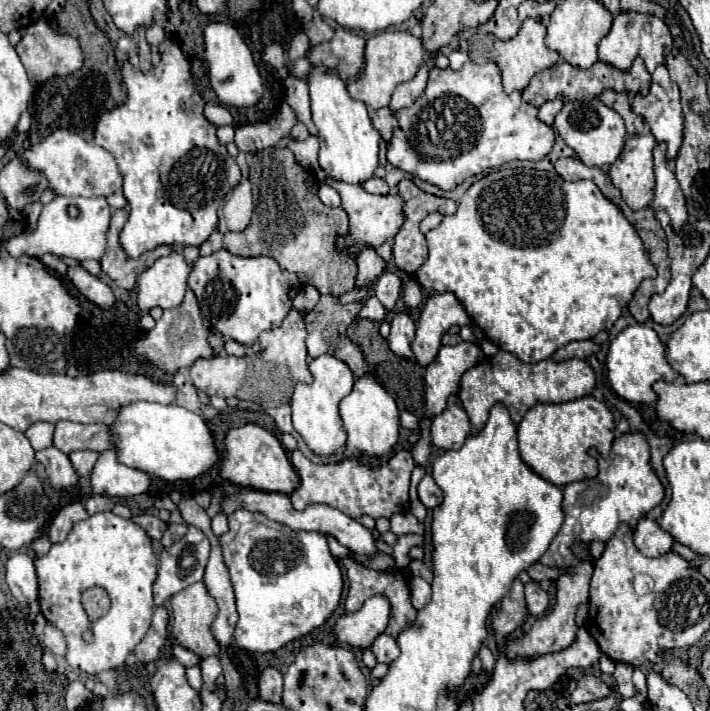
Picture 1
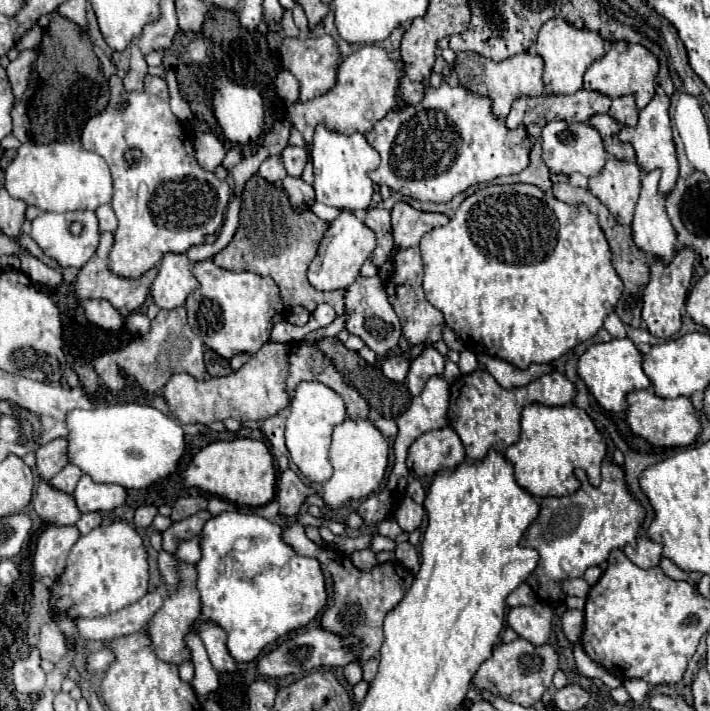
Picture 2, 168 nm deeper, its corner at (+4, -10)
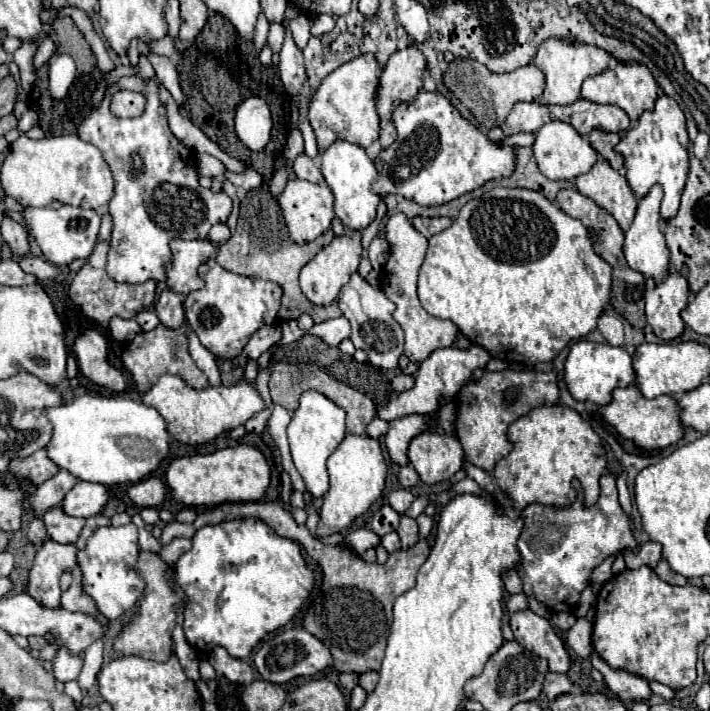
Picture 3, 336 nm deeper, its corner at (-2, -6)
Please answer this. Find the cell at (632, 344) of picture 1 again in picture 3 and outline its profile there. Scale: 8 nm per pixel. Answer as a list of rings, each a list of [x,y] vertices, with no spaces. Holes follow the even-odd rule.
[[[579,340],[571,346],[565,362],[565,382],[575,400],[595,402],[599,406],[609,404],[615,388],[627,388],[635,384],[637,376],[633,372],[633,356],[623,346],[599,344],[589,340]]]

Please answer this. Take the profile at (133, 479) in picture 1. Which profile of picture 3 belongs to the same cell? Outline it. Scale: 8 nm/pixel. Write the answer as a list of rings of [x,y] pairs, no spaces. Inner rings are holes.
[[[81,480],[67,492],[61,506],[71,516],[91,518],[105,508],[109,498],[111,498],[111,490],[107,486]]]

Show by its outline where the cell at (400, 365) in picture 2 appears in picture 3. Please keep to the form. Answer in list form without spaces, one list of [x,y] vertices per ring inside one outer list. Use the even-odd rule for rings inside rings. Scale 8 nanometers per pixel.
[[[399,372],[399,374],[391,380],[391,386],[393,386],[395,392],[405,392],[405,390],[413,388],[413,376]]]

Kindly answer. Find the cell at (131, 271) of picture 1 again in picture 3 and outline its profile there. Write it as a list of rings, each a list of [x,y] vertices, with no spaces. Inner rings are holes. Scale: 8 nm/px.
[[[99,240],[93,254],[85,260],[83,268],[77,272],[77,276],[73,278],[71,288],[69,288],[71,300],[75,304],[79,304],[83,308],[83,312],[89,318],[97,320],[101,326],[107,326],[113,316],[133,318],[137,312],[141,312],[141,308],[149,308],[155,302],[155,288],[157,288],[155,280],[147,280],[143,284],[119,284],[113,278],[109,278],[109,274],[105,272],[107,252],[109,252],[109,242]],[[135,308],[139,308],[139,310],[135,310]]]

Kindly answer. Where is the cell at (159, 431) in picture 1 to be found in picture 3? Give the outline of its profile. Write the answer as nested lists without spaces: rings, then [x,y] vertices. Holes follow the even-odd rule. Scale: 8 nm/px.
[[[79,396],[63,406],[49,408],[47,418],[53,424],[53,438],[47,446],[49,458],[59,466],[69,470],[79,480],[99,482],[105,486],[111,484],[135,484],[145,480],[151,472],[155,472],[165,456],[169,456],[169,428],[165,418],[143,402],[123,398],[123,396]]]

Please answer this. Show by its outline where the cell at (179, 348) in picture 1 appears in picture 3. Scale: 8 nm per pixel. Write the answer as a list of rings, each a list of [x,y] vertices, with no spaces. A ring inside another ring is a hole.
[[[183,322],[179,328],[167,328],[159,324],[151,332],[139,332],[129,348],[123,352],[123,366],[133,374],[137,392],[145,394],[163,374],[179,374],[183,380],[193,388],[207,388],[209,380],[207,376],[197,368],[189,354],[189,340],[187,340],[187,322]]]

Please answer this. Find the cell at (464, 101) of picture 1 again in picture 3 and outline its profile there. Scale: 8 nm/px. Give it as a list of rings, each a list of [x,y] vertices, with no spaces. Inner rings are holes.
[[[421,88],[413,102],[405,102],[393,112],[393,120],[397,126],[397,140],[389,148],[381,150],[375,160],[379,178],[373,184],[373,192],[377,192],[379,196],[401,194],[409,200],[415,200],[417,204],[435,206],[435,204],[451,202],[461,194],[483,186],[489,180],[497,180],[513,174],[515,148],[505,146],[503,140],[491,140],[483,130],[479,130],[475,124],[463,118],[461,112],[439,92],[427,92]]]

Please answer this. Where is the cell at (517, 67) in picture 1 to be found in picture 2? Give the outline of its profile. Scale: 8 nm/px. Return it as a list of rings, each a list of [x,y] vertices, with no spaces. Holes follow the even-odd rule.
[[[459,52],[453,70],[459,76],[459,84],[479,96],[487,96],[491,100],[491,112],[495,118],[507,118],[507,112],[513,104],[513,100],[523,96],[541,96],[543,94],[543,60],[539,60],[537,54],[523,54],[513,56],[511,60],[503,60],[495,64],[493,60],[487,60],[475,52]]]

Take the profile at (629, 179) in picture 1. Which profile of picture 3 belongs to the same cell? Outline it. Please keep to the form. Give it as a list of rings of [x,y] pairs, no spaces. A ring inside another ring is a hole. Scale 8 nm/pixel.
[[[597,160],[597,164],[587,174],[579,176],[577,190],[605,208],[623,230],[627,230],[633,222],[639,200],[629,188],[625,174],[611,168],[607,160]]]

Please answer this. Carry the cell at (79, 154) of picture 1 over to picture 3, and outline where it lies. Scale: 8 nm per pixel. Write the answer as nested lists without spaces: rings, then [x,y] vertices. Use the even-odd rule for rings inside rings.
[[[21,134],[11,144],[11,154],[1,166],[1,186],[23,206],[47,206],[53,200],[69,206],[101,210],[113,198],[115,180],[101,152],[79,136],[51,136],[31,140]]]

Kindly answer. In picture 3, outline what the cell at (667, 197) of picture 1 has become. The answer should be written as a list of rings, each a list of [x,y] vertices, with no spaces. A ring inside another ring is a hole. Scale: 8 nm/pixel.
[[[655,184],[647,196],[643,196],[639,200],[637,212],[635,212],[635,220],[631,224],[631,228],[625,232],[625,260],[633,270],[639,270],[643,276],[651,276],[655,278],[655,282],[663,282],[669,270],[669,248],[665,244],[665,232],[663,232],[663,218],[659,214],[659,204],[663,198],[663,188],[659,184]]]

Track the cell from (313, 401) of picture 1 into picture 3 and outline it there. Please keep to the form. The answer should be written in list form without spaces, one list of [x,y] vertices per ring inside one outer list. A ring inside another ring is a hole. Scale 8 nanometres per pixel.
[[[307,390],[301,394],[299,408],[295,410],[291,424],[287,428],[289,444],[291,444],[291,456],[295,462],[295,468],[303,476],[307,490],[313,498],[323,496],[329,490],[329,472],[327,472],[327,458],[331,452],[339,446],[339,442],[345,438],[345,410],[337,406],[333,400],[329,400],[325,394],[317,390]]]

